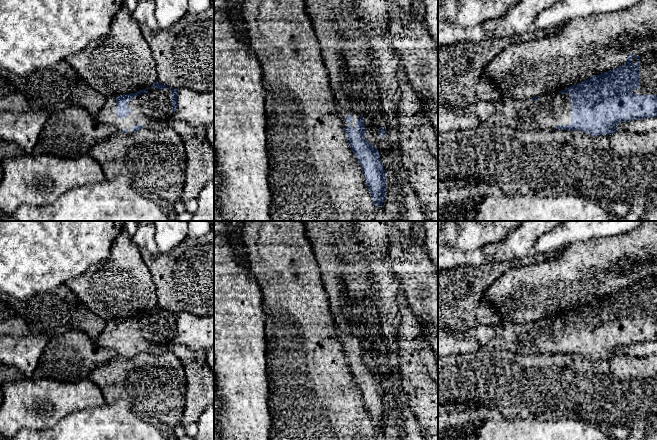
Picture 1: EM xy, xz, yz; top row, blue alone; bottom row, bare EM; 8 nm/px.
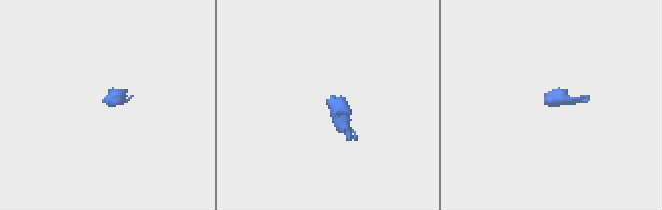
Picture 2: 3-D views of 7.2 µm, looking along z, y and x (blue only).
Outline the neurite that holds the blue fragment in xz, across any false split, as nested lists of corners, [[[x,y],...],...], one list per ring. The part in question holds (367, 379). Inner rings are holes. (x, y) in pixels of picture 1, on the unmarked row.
[[[334,322],[336,340],[341,344],[348,368],[362,392],[366,410],[376,431],[381,431],[385,423],[386,395],[379,375],[364,362],[366,351],[363,338],[346,333]]]

